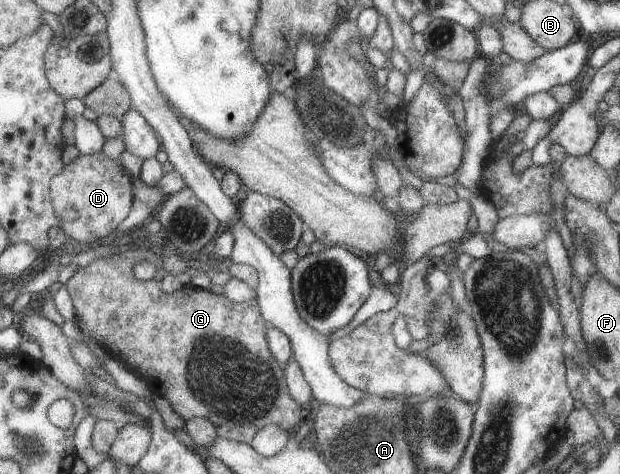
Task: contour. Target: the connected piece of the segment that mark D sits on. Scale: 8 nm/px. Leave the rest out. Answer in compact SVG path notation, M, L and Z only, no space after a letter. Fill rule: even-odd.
M103 152L92 155L80 154L72 163L66 164L65 170L62 170L58 177L52 181L52 195L50 195L50 198L54 207L56 207L56 214L60 218L58 226L64 230L68 242L76 245L76 247L80 247L82 243L90 245L94 241L108 237L128 217L132 203L132 179L126 175L120 161L108 161ZM67 207L78 209L79 217L76 221L64 219L63 211Z

